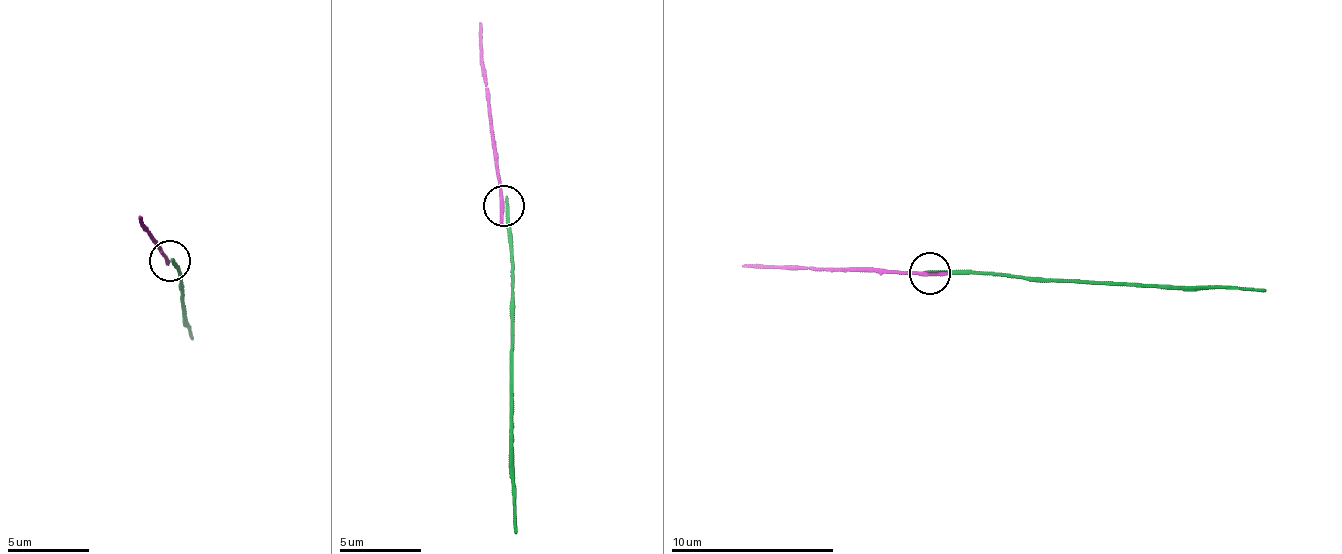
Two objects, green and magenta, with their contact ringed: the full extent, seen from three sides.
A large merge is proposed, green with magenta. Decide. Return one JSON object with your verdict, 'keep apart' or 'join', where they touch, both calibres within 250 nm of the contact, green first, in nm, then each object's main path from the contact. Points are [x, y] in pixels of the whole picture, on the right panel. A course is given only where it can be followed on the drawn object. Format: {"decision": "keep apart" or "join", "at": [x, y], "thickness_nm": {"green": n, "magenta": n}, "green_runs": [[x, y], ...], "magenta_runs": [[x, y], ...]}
{"decision": "keep apart", "at": [929, 273], "thickness_nm": {"green": 240, "magenta": 300}, "green_runs": [[930, 272], [1238, 285], [1266, 292]], "magenta_runs": [[930, 272], [743, 265]]}

